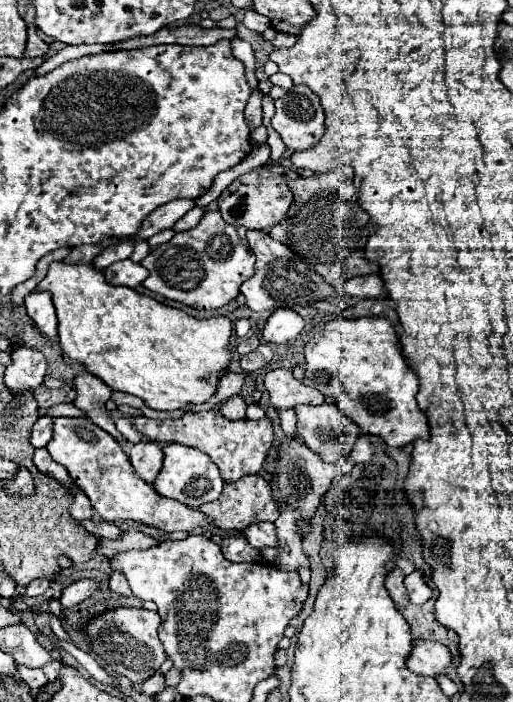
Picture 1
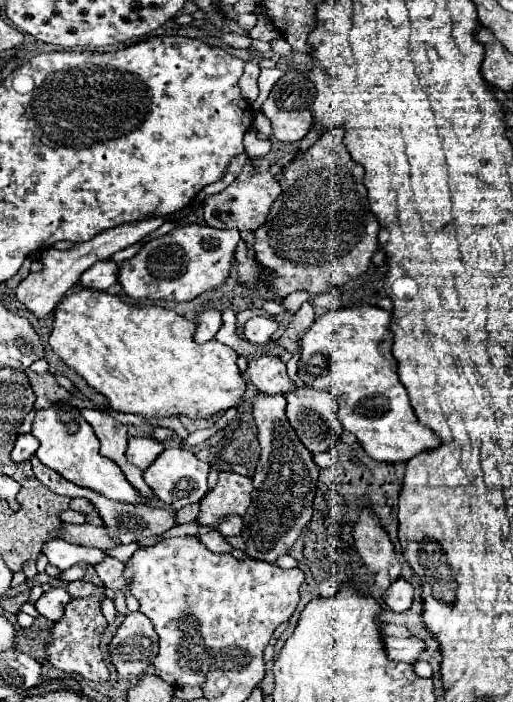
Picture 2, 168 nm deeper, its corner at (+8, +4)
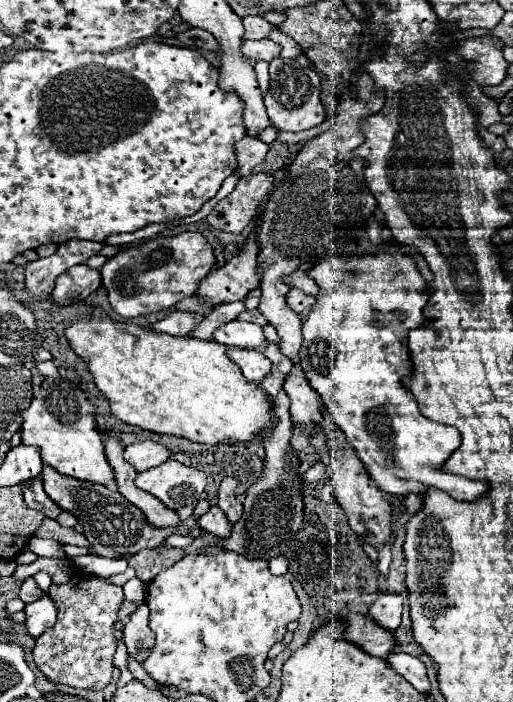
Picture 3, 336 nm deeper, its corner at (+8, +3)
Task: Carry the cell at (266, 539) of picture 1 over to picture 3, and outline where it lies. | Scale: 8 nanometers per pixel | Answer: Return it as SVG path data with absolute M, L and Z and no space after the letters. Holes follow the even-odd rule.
M211 504L209 510L197 520L197 524L201 524L201 530L211 532L215 536L229 536L229 532L231 532L231 524L227 522L225 514L221 512L221 508L217 504Z

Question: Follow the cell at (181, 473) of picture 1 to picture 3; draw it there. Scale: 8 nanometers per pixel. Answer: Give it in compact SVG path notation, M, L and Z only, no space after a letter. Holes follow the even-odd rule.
M173 458L161 466L139 472L135 478L137 488L153 494L171 510L197 502L205 490L205 482L207 478L201 470L183 466Z

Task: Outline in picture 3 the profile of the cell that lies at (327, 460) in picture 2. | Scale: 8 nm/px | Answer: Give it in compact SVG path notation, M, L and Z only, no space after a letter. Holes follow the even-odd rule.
M317 462L315 466L311 466L305 474L303 474L303 482L305 484L311 484L311 482L317 482L325 476L325 464L323 462Z

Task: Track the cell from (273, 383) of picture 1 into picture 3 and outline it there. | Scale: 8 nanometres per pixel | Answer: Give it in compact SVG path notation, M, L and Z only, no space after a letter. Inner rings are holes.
M227 348L227 356L243 370L243 376L253 382L261 382L271 370L269 358L265 358L265 354L257 352L257 350Z

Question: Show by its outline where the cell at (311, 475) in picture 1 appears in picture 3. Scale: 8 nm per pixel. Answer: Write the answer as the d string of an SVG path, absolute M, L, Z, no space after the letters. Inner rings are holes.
M269 342L265 352L263 352L271 362L271 374L259 382L259 386L271 396L273 404L275 404L275 416L279 416L279 422L275 426L275 430L263 438L263 446L265 446L265 470L263 476L257 478L257 482L247 490L245 494L245 504L243 504L243 516L239 518L237 524L233 524L231 534L227 538L215 538L211 534L207 536L197 536L193 540L193 544L183 548L183 554L201 554L205 548L209 546L221 546L225 550L233 550L239 552L251 560L269 560L275 556L281 556L285 552L285 548L289 546L289 540L297 534L301 520L303 520L303 502L301 502L301 476L297 472L301 460L299 454L289 446L289 438L291 438L291 416L289 416L289 398L283 390L283 382L285 376L289 374L289 370L293 368L293 364L279 352L279 346L275 342Z

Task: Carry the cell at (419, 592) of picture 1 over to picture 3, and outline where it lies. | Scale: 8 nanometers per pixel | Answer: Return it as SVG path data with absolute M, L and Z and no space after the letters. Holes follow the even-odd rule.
M379 594L369 608L369 616L381 624L381 628L395 632L401 624L401 606L403 598L399 594Z

